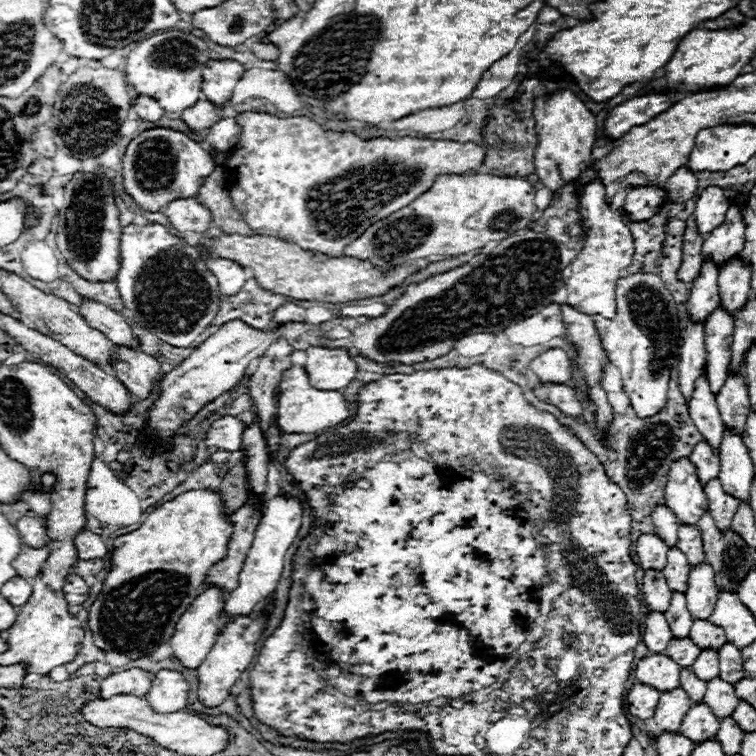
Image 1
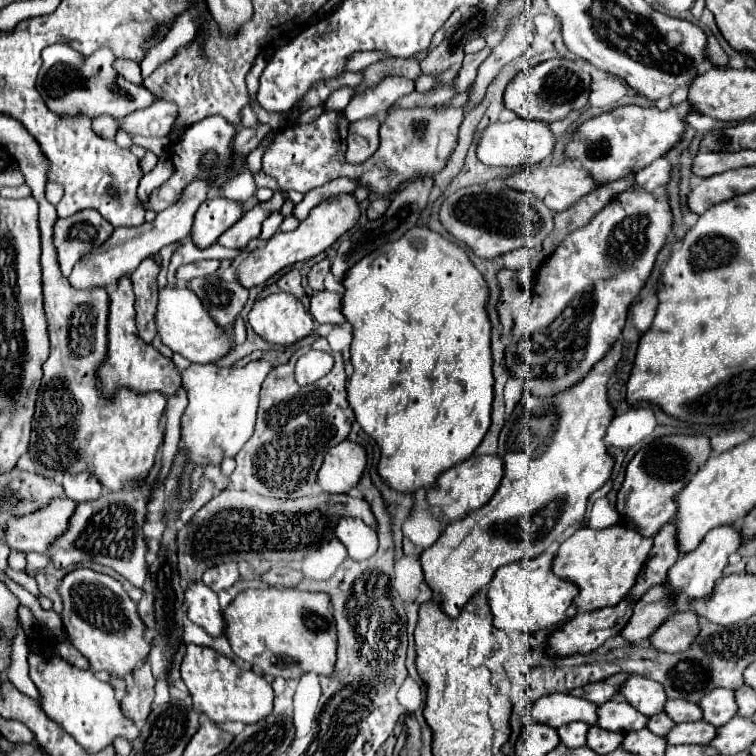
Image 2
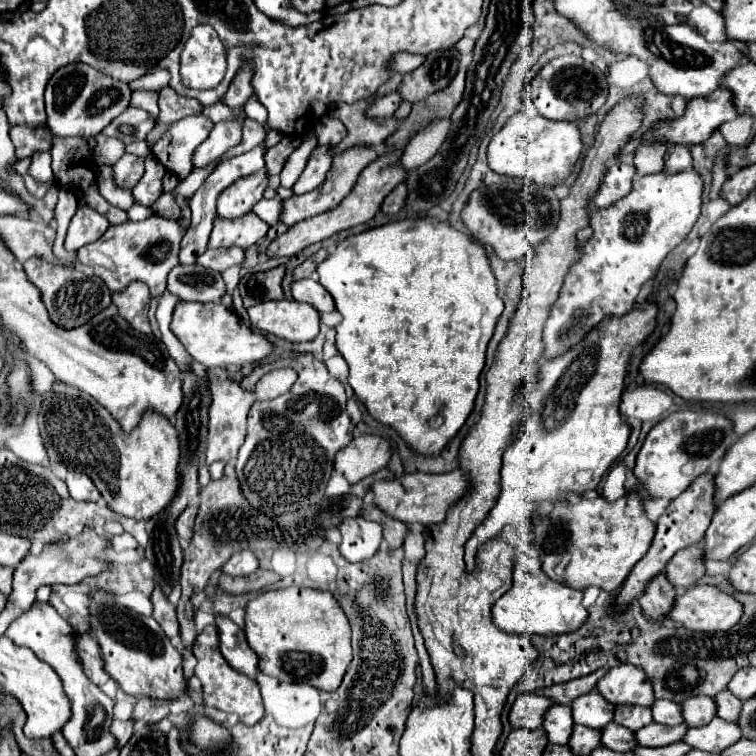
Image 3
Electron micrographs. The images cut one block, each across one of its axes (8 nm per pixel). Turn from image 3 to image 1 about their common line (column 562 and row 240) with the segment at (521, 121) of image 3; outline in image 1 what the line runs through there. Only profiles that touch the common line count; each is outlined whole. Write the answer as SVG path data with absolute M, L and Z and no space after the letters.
M132 224L124 228L116 286L136 322L162 342L178 348L188 348L200 338L206 326L212 324L222 302L218 280L206 268L200 252L178 236L172 236L160 224L148 224L144 228Z

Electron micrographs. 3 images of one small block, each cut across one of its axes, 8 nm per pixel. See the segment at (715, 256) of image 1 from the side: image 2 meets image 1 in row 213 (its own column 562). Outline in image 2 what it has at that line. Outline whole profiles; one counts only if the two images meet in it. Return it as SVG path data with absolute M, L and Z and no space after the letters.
M572 722L570 726L558 728L558 734L566 746L580 748L586 744L586 730L588 730L588 726L584 722Z

